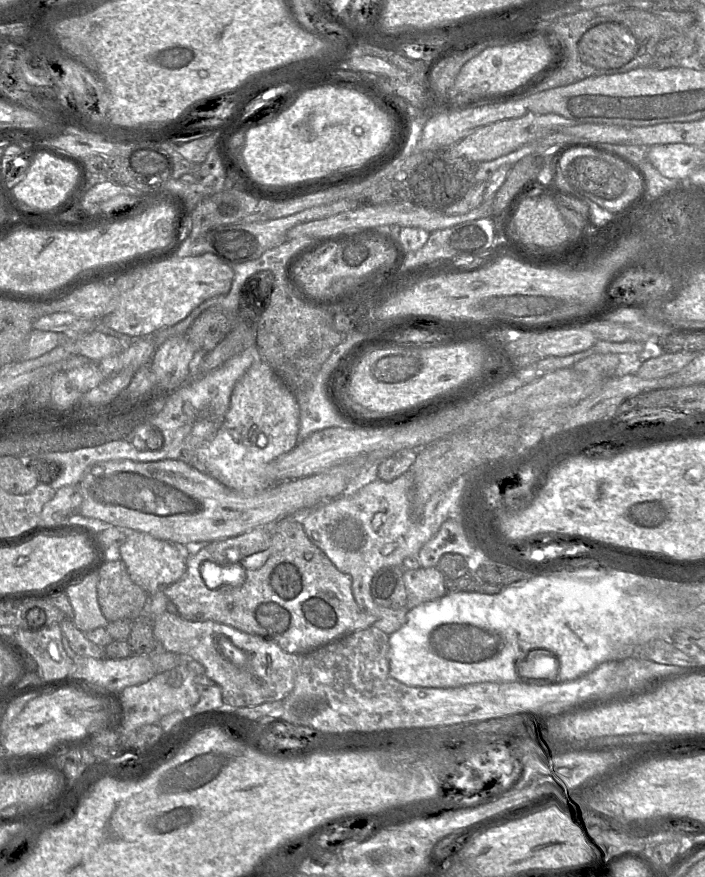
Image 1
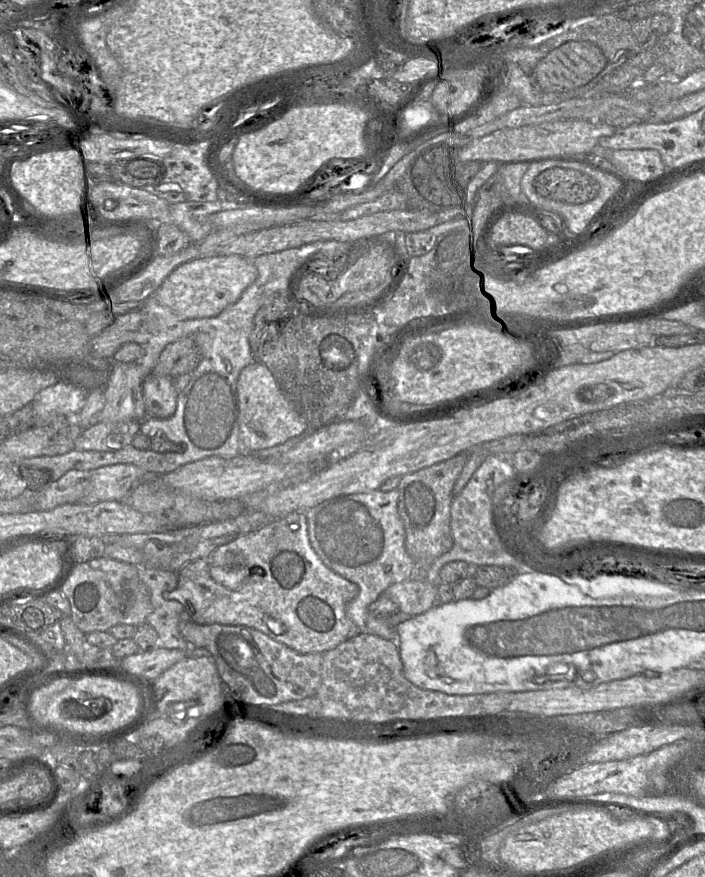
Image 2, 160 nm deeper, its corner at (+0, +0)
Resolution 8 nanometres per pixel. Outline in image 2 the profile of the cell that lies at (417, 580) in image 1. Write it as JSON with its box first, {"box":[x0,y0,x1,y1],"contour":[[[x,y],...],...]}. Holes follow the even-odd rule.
{"box":[385,580,438,616],"contour":[[[404,580],[390,585],[385,593],[393,600],[399,611],[416,616],[429,610],[437,603],[438,584],[428,580]]]}

